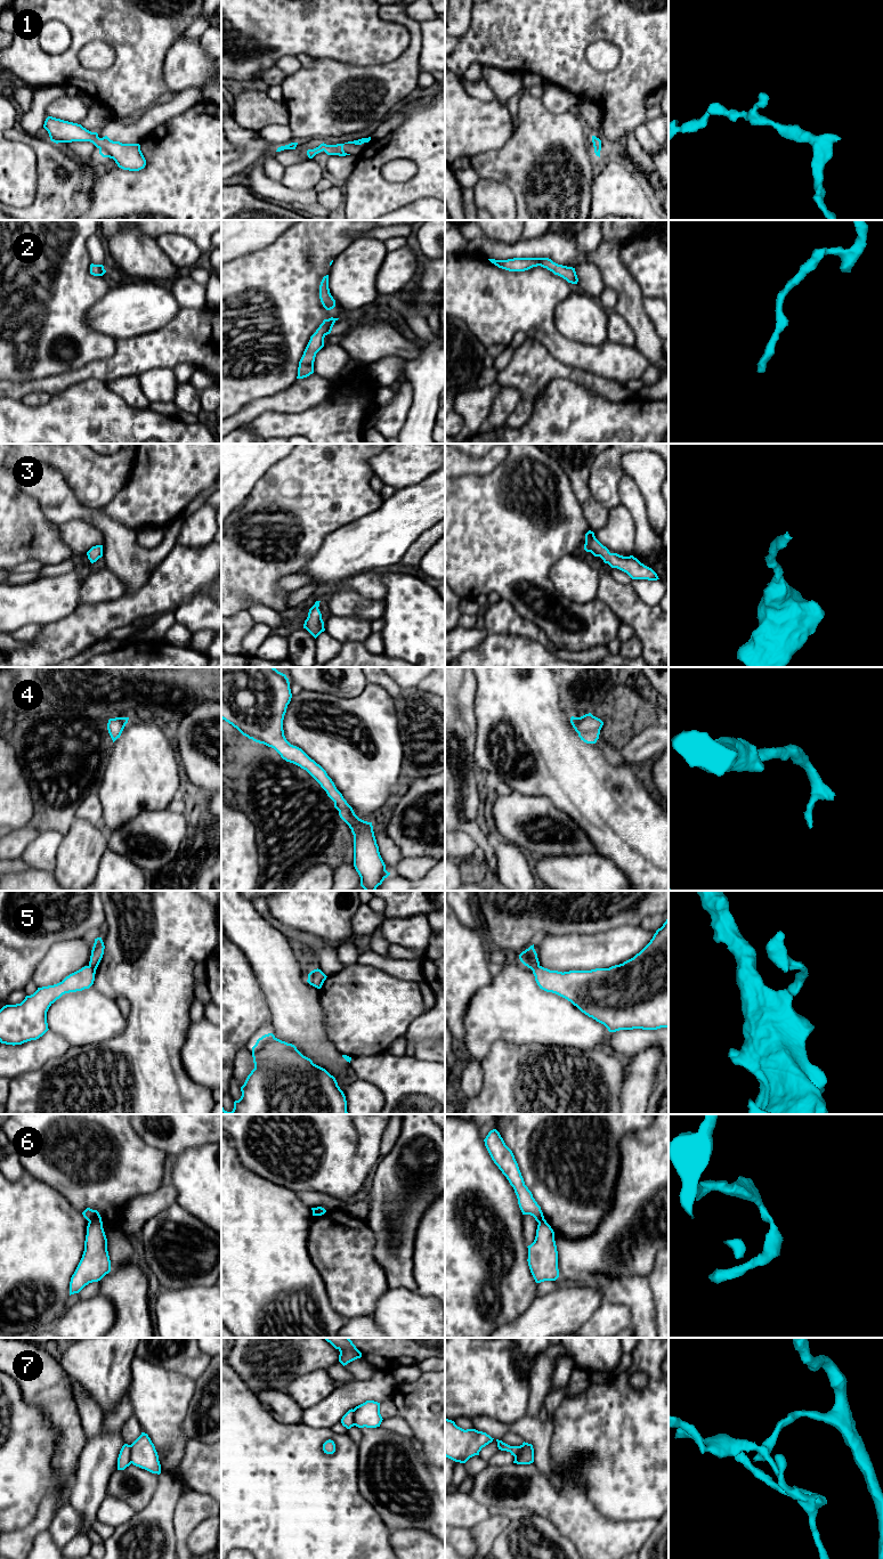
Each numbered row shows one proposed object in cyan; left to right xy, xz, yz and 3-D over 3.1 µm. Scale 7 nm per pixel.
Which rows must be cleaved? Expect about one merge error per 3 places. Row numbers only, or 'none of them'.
5, 6, 7

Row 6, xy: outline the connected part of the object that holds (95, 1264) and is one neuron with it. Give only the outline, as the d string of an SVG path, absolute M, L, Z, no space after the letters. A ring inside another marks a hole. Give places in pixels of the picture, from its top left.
M102 1220L89 1221L82 1258L71 1277L70 1296L79 1293L86 1285L100 1281L111 1272L107 1239Z

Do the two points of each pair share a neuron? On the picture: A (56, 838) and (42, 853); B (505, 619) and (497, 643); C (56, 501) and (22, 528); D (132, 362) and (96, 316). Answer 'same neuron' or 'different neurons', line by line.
A: same neuron
B: different neurons
C: different neurons
D: different neurons

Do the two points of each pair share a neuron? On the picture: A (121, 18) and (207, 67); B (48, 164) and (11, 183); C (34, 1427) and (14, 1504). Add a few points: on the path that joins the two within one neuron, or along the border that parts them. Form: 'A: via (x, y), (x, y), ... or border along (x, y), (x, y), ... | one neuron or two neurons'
A: border along (184, 32), (173, 41), (168, 50), (163, 73) | two neurons
B: border along (26, 145), (35, 155), (35, 196) | two neurons
C: via (15, 1446), (14, 1485) | one neuron

